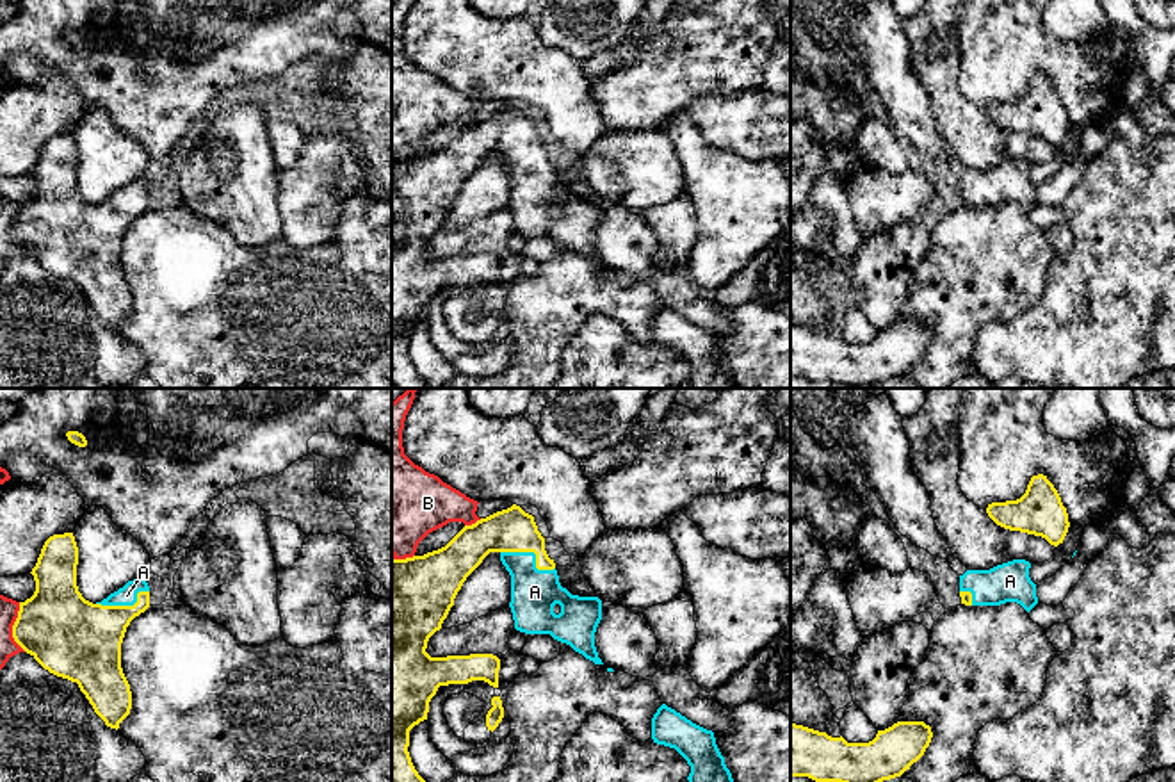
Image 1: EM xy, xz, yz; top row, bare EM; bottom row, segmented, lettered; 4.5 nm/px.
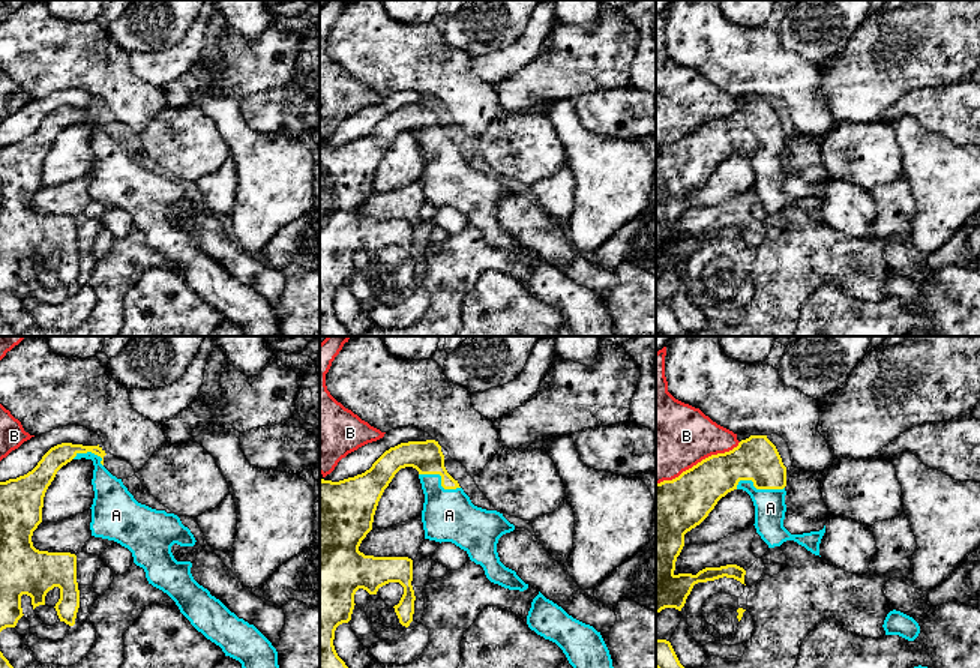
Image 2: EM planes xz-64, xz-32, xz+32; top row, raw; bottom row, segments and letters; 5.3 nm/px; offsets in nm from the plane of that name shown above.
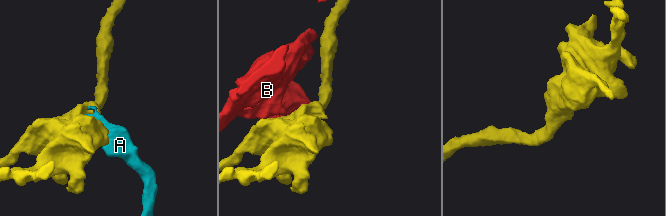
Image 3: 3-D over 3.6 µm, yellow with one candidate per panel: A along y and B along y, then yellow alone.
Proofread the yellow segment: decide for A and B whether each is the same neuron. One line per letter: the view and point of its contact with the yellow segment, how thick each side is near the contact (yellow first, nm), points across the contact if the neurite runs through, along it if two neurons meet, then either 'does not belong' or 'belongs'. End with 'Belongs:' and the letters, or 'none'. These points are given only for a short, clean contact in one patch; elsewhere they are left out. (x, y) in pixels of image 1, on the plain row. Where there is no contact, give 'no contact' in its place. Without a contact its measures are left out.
A: xz (533, 152) | 200/220 nm | belongs
B: xz (472, 125) | 200/280 nm | does not belong
Belongs: A

